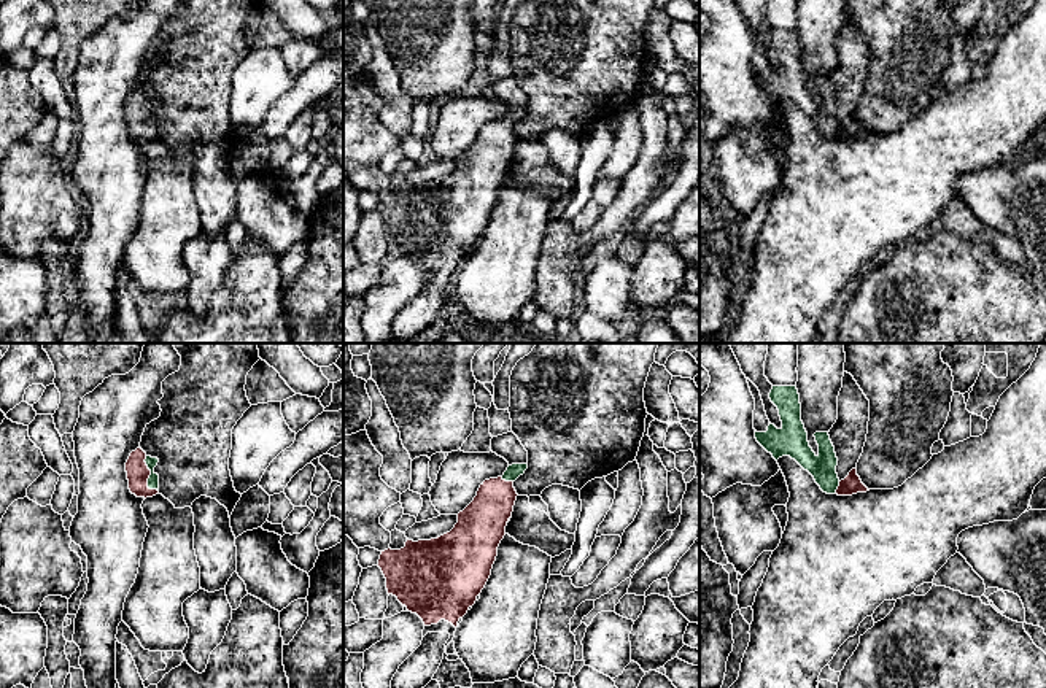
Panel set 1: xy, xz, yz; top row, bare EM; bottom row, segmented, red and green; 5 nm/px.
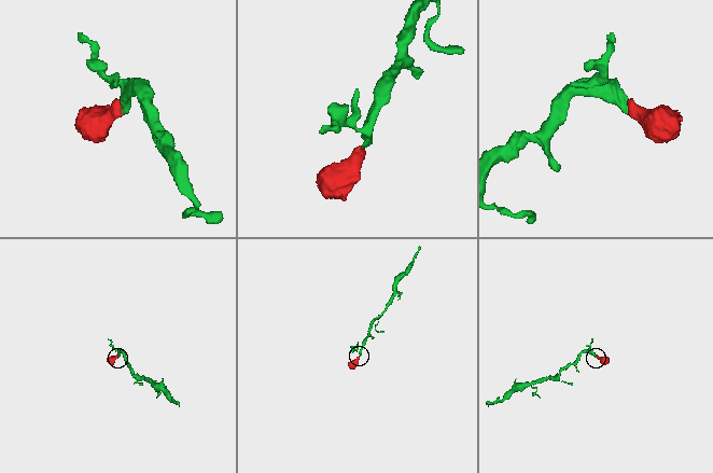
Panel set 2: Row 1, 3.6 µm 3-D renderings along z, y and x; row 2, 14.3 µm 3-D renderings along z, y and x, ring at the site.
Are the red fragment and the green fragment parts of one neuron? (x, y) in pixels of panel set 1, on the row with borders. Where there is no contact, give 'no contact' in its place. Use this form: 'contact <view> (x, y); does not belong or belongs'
contact xy (148, 477); belongs

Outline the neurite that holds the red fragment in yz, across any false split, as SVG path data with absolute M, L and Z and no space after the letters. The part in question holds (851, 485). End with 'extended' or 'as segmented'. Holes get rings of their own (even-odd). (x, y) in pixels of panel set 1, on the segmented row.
M773 386L771 402L777 407L782 427L769 423L766 432L757 432L757 442L777 461L790 456L808 470L820 489L827 494L852 496L870 491L852 469L844 480L838 478L838 458L828 432L815 432L819 453L815 454L808 442L808 432L801 421L801 404L796 386Z | extended

